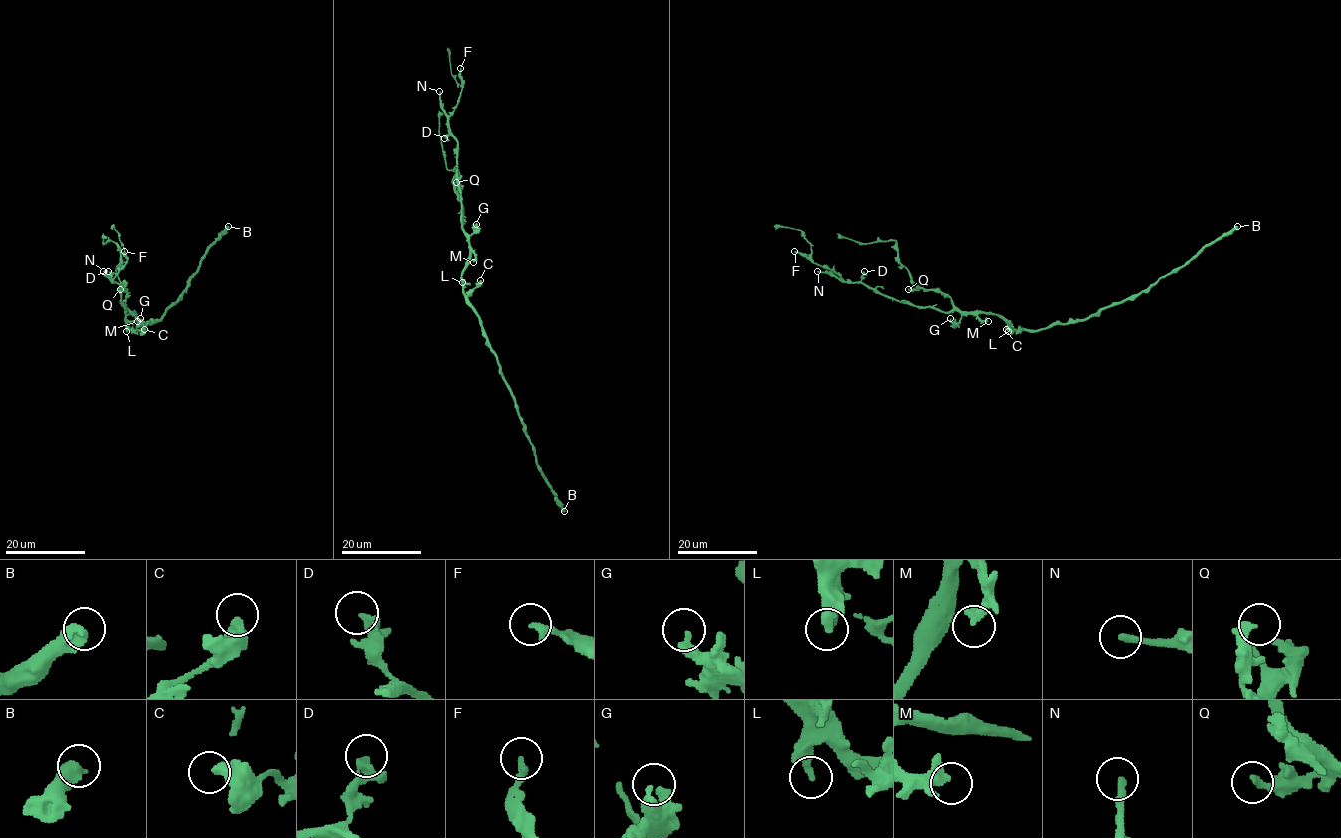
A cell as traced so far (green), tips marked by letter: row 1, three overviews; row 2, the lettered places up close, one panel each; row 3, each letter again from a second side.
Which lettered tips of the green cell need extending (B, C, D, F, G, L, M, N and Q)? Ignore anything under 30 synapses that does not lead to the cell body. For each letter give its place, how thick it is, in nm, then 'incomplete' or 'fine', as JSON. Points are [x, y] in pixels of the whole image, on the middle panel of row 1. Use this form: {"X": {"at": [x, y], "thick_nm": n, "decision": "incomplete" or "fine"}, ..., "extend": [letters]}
{"B": {"at": [564, 511], "thick_nm": 400, "decision": "fine"}, "C": {"at": [480, 280], "thick_nm": 400, "decision": "fine"}, "D": {"at": [444, 138], "thick_nm": 240, "decision": "fine"}, "F": {"at": [460, 68], "thick_nm": 240, "decision": "fine"}, "G": {"at": [476, 224], "thick_nm": 300, "decision": "fine"}, "L": {"at": [462, 282], "thick_nm": 380, "decision": "fine"}, "M": {"at": [473, 262], "thick_nm": 280, "decision": "fine"}, "N": {"at": [439, 91], "thick_nm": 240, "decision": "incomplete"}, "Q": {"at": [456, 182], "thick_nm": 280, "decision": "fine"}, "extend": ["N"]}

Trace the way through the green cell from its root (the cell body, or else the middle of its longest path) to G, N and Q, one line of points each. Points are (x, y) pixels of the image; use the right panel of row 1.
G: (1008, 324), (996, 314), (983, 312), (967, 312), (956, 323), (950, 318)
N: (1008, 324), (996, 314), (917, 307), (884, 296), (860, 282), (841, 281), (817, 271)
Q: (1008, 324), (996, 314), (962, 312), (941, 292), (908, 289)

